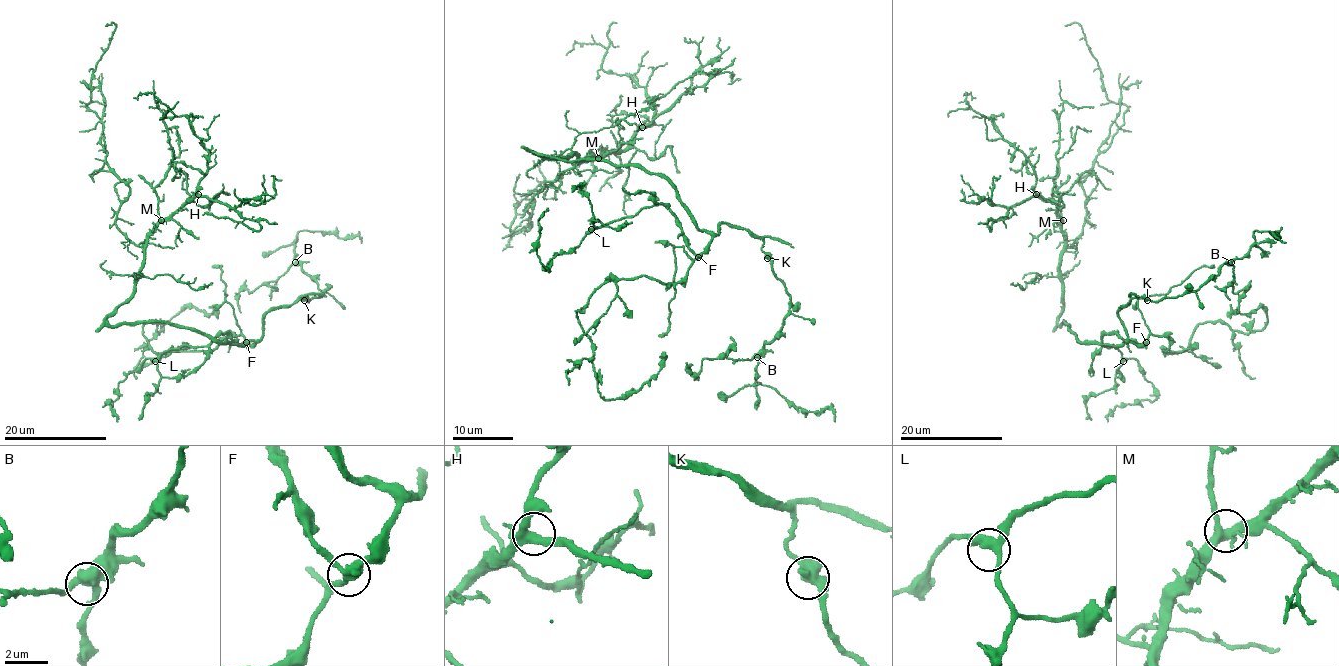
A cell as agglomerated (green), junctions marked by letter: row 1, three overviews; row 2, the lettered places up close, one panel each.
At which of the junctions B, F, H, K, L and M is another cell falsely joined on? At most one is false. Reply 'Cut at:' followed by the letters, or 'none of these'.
Cut at: none of these

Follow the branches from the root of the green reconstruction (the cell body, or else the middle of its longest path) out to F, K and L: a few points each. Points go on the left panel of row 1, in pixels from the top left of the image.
F: (160, 322), (191, 327), (219, 342), (236, 345), (247, 341), (257, 342), (254, 345), (245, 342)
K: (160, 322), (191, 327), (219, 342), (243, 345), (261, 338), (268, 311), (291, 305), (299, 297), (304, 300)
L: (160, 322), (191, 327), (219, 342), (257, 342), (238, 343), (219, 334), (206, 346), (166, 350), (155, 361)

